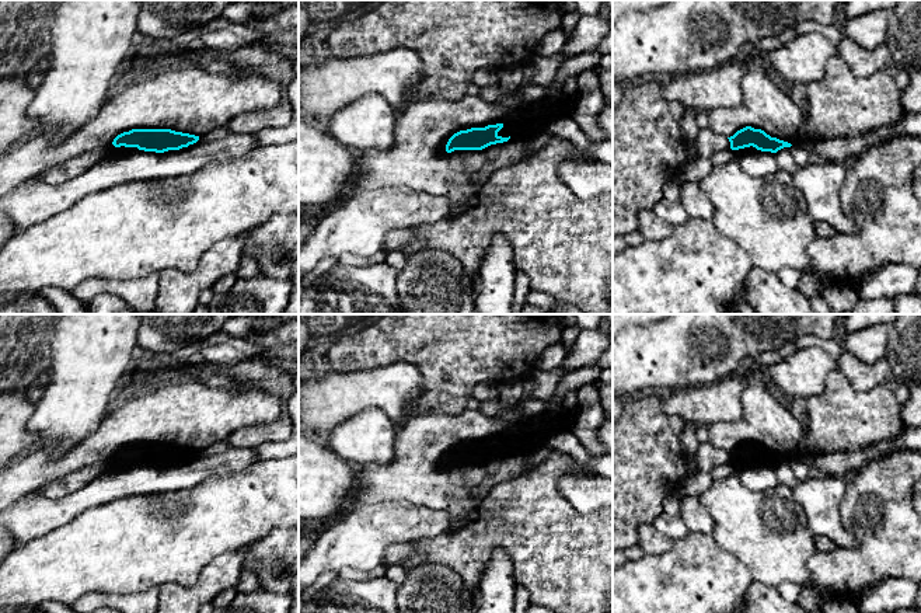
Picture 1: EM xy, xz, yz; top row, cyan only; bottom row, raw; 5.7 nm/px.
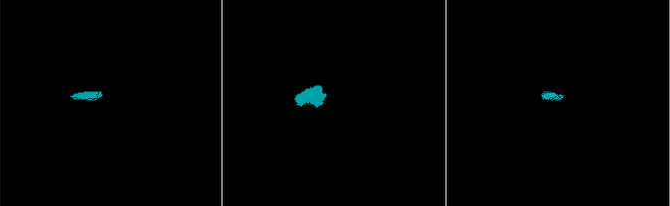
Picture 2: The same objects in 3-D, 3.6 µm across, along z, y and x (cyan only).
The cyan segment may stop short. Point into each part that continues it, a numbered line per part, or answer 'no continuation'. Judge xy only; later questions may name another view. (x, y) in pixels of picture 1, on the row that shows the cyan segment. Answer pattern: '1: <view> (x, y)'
1: xy (122, 150)

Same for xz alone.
1: xz (527, 122)

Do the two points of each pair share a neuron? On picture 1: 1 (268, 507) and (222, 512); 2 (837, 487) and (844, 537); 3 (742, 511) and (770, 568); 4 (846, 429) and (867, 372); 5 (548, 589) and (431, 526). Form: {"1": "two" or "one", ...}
{"1": "one", "2": "one", "3": "one", "4": "two", "5": "two"}

